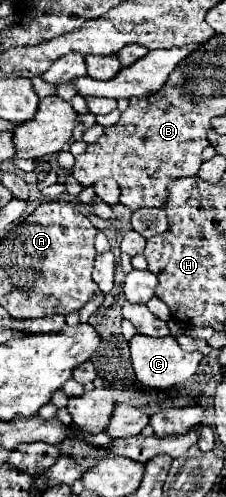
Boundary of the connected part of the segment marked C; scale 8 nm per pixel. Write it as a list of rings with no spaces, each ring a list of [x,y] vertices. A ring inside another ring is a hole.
[[[135,335],[129,341],[129,347],[131,347],[131,363],[135,367],[135,375],[137,375],[139,383],[149,387],[149,389],[169,389],[177,383],[187,381],[189,377],[193,377],[197,373],[197,367],[203,359],[201,351],[193,351],[193,353],[183,351],[177,345],[175,337],[171,337],[171,335],[159,337],[159,339],[145,337],[145,335]]]

